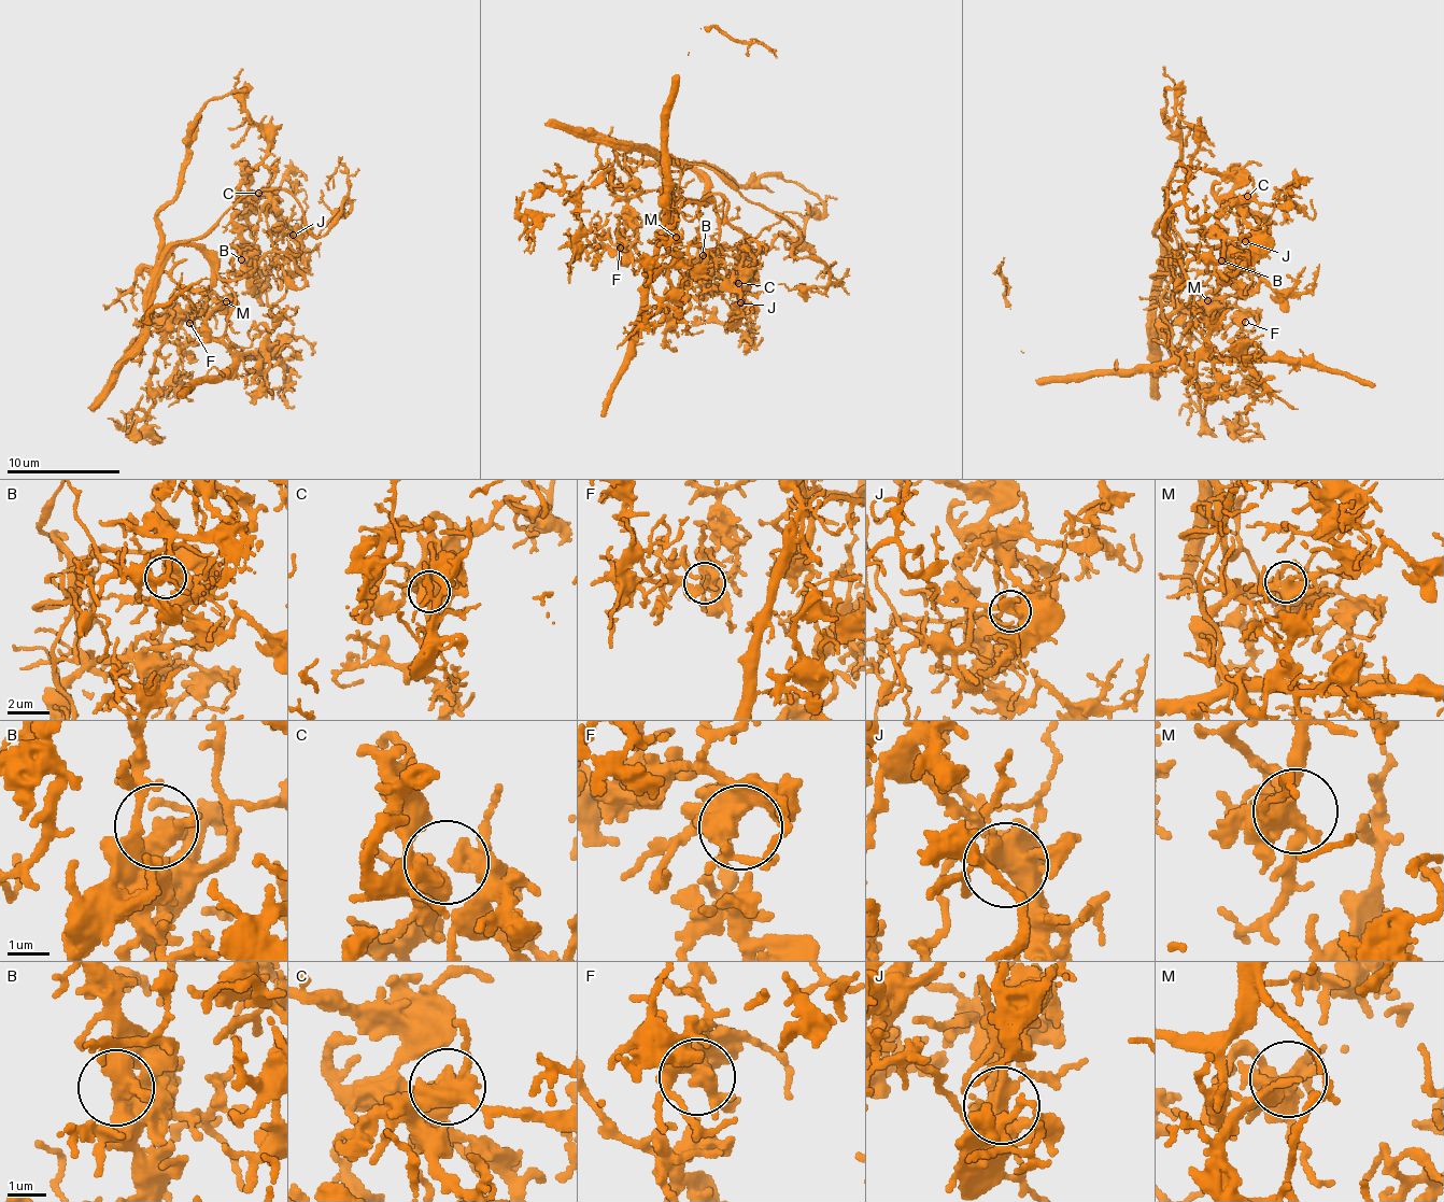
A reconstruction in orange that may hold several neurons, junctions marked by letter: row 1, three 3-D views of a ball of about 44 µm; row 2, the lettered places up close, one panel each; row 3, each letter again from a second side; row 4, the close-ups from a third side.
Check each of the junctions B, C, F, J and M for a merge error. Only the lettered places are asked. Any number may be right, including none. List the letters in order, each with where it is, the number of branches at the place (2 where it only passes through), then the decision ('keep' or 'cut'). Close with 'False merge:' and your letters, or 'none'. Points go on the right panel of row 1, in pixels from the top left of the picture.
B: at (1221, 260); 3 branches meet; keep
C: at (1247, 196); 2 branches meet; keep
F: at (1245, 322); 5 branches meet; keep
J: at (1245, 241); 5 branches meet; keep
M: at (1207, 300); 8 branches meet; cut
False merge: M

